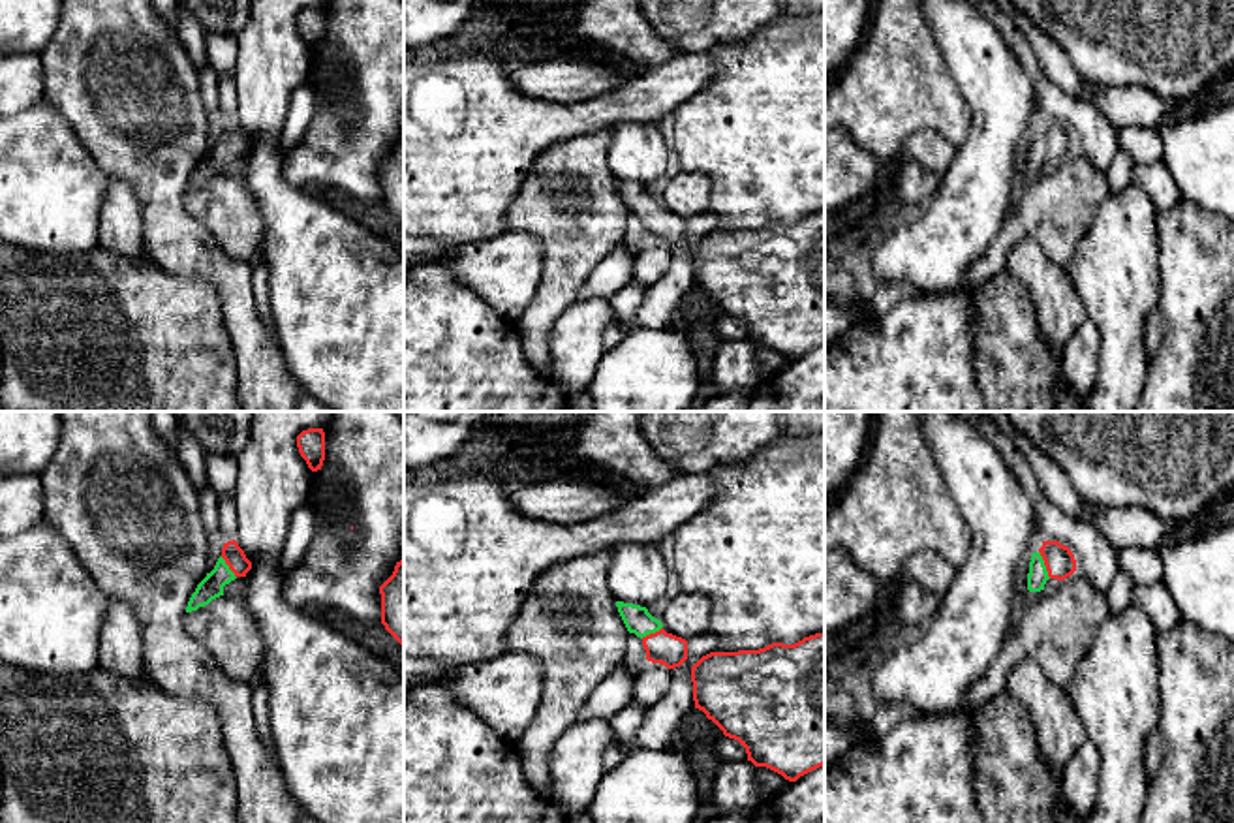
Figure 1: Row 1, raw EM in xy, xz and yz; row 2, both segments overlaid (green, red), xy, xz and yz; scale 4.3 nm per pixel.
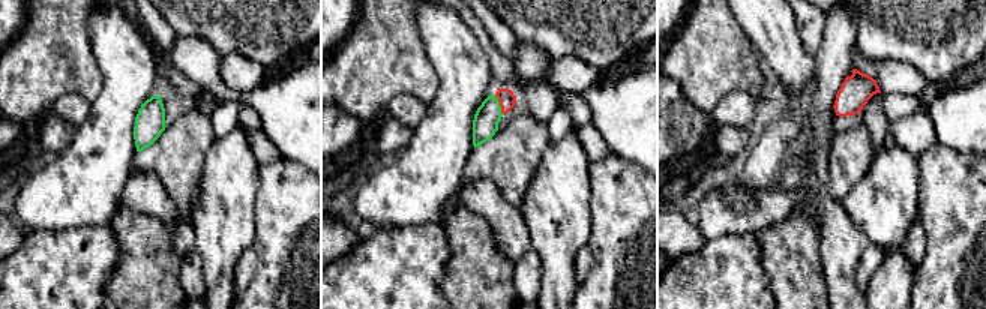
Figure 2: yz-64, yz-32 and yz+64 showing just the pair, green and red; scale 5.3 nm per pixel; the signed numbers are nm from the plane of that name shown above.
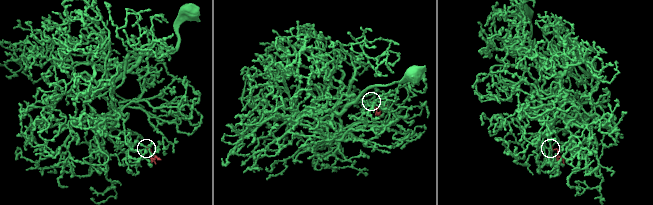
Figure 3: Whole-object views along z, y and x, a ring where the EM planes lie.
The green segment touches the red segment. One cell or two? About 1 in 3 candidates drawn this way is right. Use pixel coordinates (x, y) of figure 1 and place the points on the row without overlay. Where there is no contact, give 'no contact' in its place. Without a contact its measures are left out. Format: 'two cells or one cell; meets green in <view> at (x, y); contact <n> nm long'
one cell; meets green in yz at (1043, 143); contact 130 nm long

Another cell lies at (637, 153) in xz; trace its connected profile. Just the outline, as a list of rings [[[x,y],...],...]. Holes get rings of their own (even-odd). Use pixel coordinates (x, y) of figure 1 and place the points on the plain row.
[[[618,122],[607,152],[616,180],[648,186],[667,171],[667,147],[657,124]]]

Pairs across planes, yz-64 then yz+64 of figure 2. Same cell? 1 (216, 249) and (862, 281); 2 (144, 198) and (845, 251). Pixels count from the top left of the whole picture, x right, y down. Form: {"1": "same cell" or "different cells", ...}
{"1": "different cells", "2": "same cell"}

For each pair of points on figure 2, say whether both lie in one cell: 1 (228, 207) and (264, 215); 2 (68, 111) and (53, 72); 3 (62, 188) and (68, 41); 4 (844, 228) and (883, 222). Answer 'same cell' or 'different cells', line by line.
1: different cells
2: different cells
3: different cells
4: different cells

